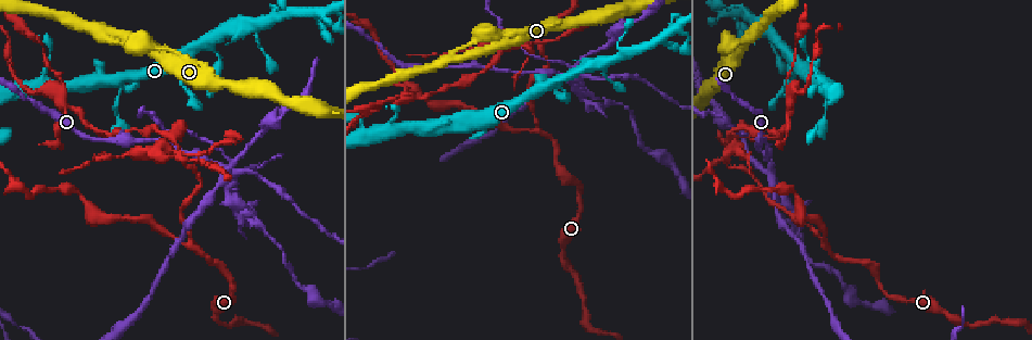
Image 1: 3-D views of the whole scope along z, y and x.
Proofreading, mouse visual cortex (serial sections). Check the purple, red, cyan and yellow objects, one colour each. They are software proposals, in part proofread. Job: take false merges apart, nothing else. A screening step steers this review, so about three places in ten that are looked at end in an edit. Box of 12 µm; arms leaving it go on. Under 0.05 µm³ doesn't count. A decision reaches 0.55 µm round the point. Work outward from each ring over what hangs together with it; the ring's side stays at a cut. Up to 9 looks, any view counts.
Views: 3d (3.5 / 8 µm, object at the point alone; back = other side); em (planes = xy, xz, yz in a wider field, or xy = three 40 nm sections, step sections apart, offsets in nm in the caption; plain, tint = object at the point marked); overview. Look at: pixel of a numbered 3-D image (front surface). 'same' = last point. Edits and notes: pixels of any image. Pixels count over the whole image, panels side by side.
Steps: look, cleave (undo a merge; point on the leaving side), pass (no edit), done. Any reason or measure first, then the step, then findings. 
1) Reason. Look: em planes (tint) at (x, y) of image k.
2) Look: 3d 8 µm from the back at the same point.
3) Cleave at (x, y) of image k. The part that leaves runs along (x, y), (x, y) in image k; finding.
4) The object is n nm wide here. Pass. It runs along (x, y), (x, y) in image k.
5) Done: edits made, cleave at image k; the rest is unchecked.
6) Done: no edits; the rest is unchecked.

Three-way junction. Look: 3d 3.5 µm at (824, 245) of image 1.

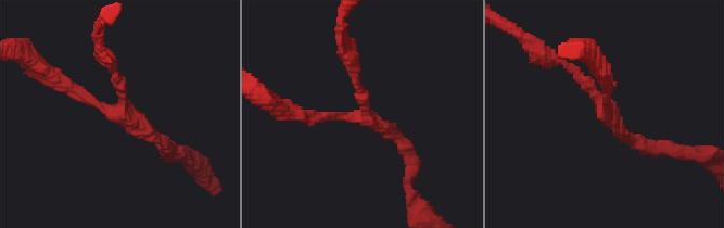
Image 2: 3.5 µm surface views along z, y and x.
3 arms meet here; the arms are 150, 150, 200 nm wide; shape alone is not enough. Look: em xy step 1 (tint) at (610, 112) of image 2.

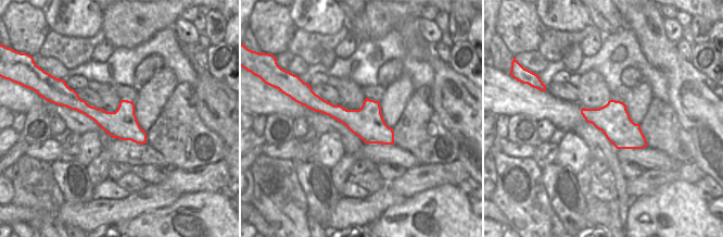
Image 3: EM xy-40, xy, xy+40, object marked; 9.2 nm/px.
Pass. It runs along (648, 148), (623, 135), (562, 61) in image 2; one cell here.

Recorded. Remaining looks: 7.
Two arms at a narrow angle. Look: 3d 3.5 µm at (768, 173) of image 1.

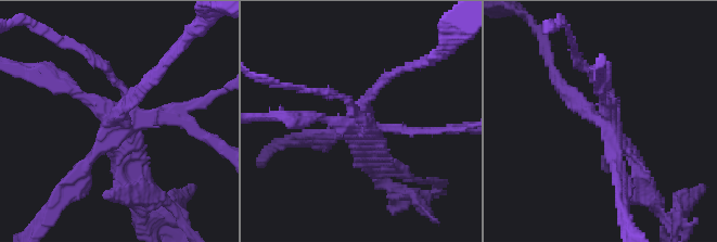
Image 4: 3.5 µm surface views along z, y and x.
Now the EM. Look: em planes (tint) at (609, 117) of image 4.

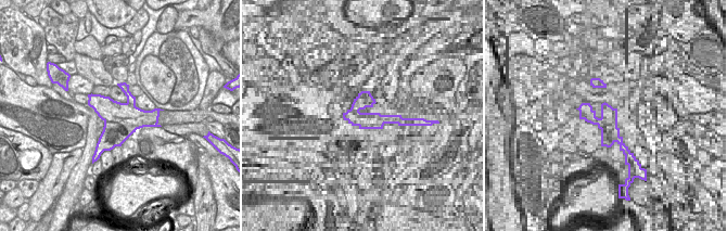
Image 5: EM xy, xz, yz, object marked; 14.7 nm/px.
Another direction. Look: em xy step 5 (tint) at the same point.

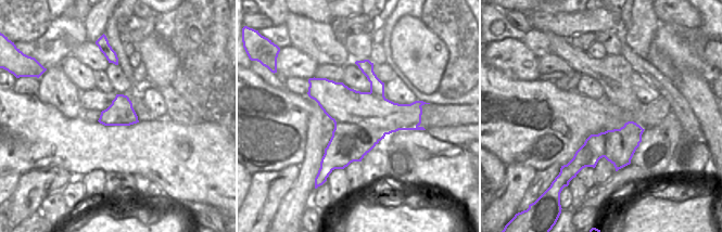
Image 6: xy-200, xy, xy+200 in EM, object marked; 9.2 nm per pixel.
The object is 500 nm wide here. Cleave at (130, 102) of image 4. The part that leaves runs along (105, 112), (119, 173), (139, 199) in image 4; a second cell is stuck on.

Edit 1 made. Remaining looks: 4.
Three arms meet. Look: 3d 3.5 µm at (779, 42) of image 1.

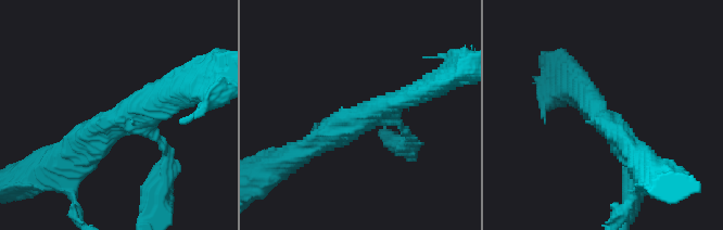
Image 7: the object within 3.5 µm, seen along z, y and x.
3 arms meet here; the arms are 150, 300, 350 nm wide. Look: em xy step 1 (tint) at (123, 118) of image 7.

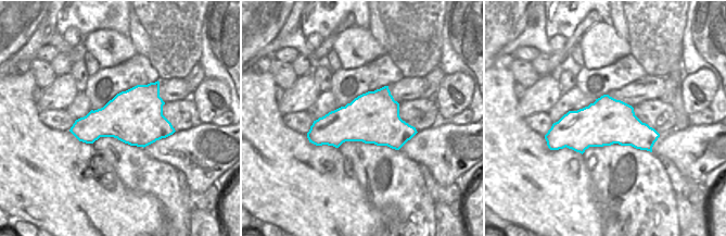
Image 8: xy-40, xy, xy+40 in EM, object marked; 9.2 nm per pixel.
Pass. It runs along (70, 153), (129, 110), (182, 89) in image 7; one cell here.

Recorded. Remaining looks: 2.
Abrupt turn. Look: 3d 3.5 µm at (721, 157) of image 1.

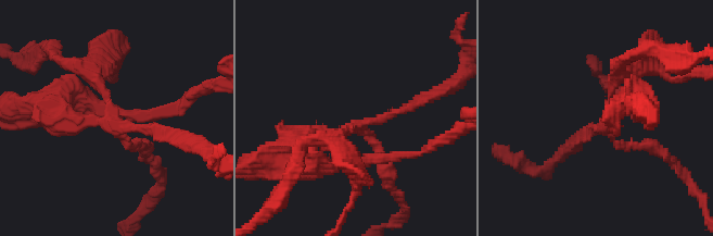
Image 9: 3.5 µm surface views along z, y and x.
4 arms meet here; the arms are 150, 150, 250, 250 nm wide. Look: em xy step 5 (tint) at (106, 122) of image 9.

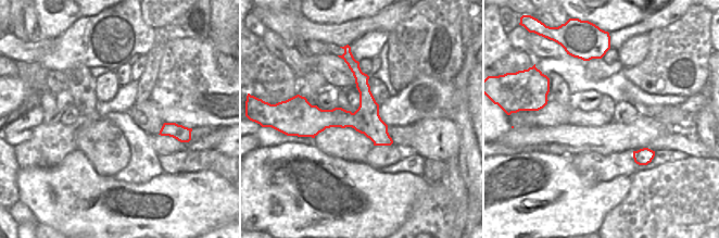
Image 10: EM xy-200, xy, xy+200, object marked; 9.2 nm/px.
Cleave at (147, 113) of image 9. Two cells meet here.

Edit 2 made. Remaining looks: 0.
Done: edits made, cleave at image 4, cleave at image 9; the rest is unchecked.

